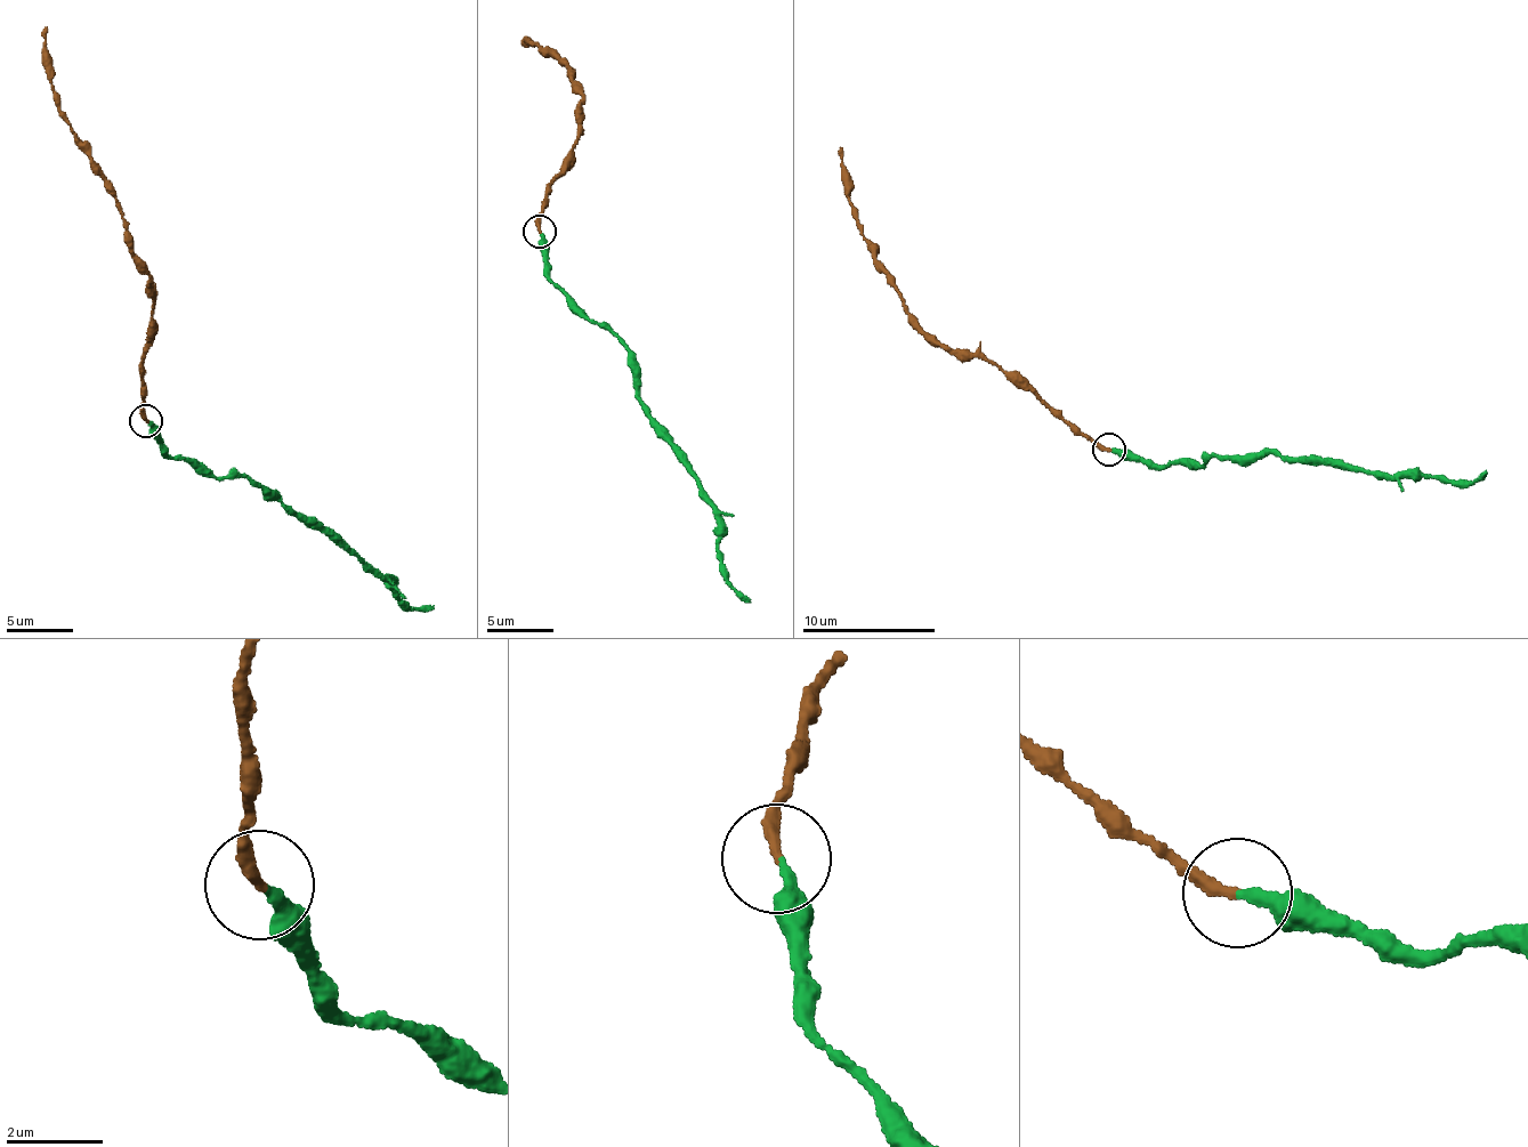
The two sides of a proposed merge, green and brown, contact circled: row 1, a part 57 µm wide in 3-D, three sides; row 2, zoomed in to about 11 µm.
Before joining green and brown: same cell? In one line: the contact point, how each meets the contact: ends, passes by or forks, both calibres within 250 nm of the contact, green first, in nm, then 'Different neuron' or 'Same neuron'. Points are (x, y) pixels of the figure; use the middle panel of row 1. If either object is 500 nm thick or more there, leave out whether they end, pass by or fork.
Place: (539, 231). At the ring green ends. At the ring brown ends. Thickness 220 nm (green) against 240 nm. Same neuron

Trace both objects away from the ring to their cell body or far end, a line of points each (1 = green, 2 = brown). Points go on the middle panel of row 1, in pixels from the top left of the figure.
1: (542, 231), (548, 279), (624, 347), (649, 423), (712, 507), (716, 552), (724, 579), (751, 600)
2: (539, 231), (548, 183), (564, 170), (564, 158), (577, 140), (584, 91), (571, 70), (533, 43)

